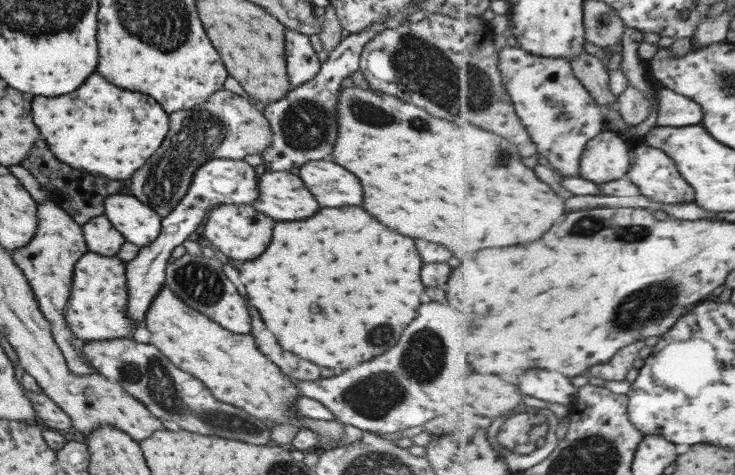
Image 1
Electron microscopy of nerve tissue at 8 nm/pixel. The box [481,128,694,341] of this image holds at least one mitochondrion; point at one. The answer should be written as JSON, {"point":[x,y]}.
{"point":[651,304]}

